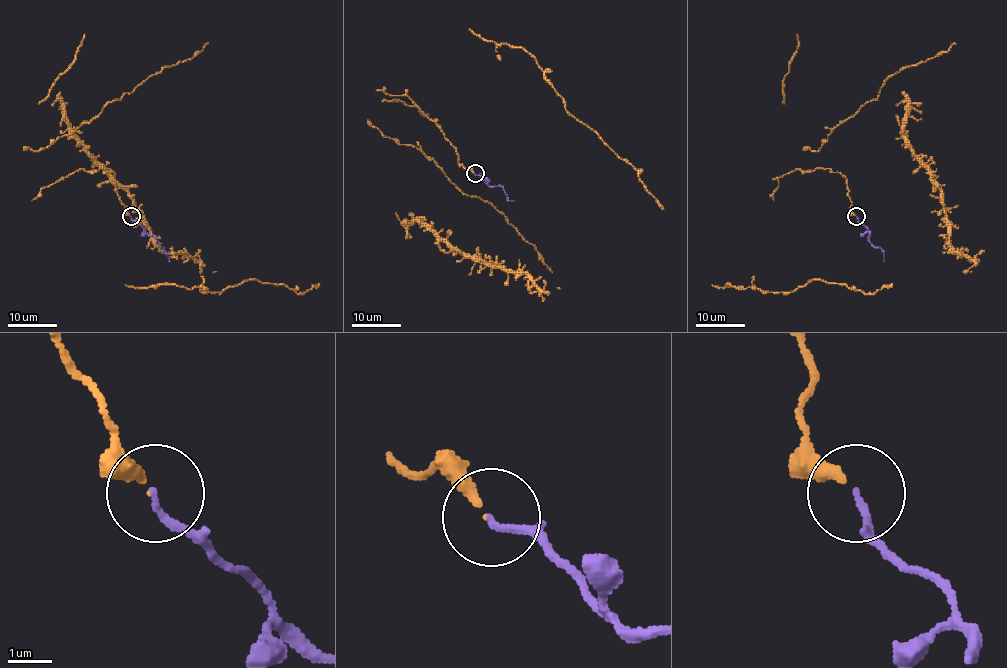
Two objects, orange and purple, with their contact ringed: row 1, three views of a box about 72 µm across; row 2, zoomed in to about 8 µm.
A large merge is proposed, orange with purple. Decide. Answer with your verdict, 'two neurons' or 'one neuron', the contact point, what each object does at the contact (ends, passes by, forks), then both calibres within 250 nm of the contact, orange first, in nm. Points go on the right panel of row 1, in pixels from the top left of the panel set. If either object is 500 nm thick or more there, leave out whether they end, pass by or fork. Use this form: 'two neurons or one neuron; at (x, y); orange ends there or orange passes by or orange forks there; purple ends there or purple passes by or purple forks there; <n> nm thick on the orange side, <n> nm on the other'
one neuron; at (856, 216); orange ends there; purple ends there; 200 nm thick on the orange side, 150 nm on the other

